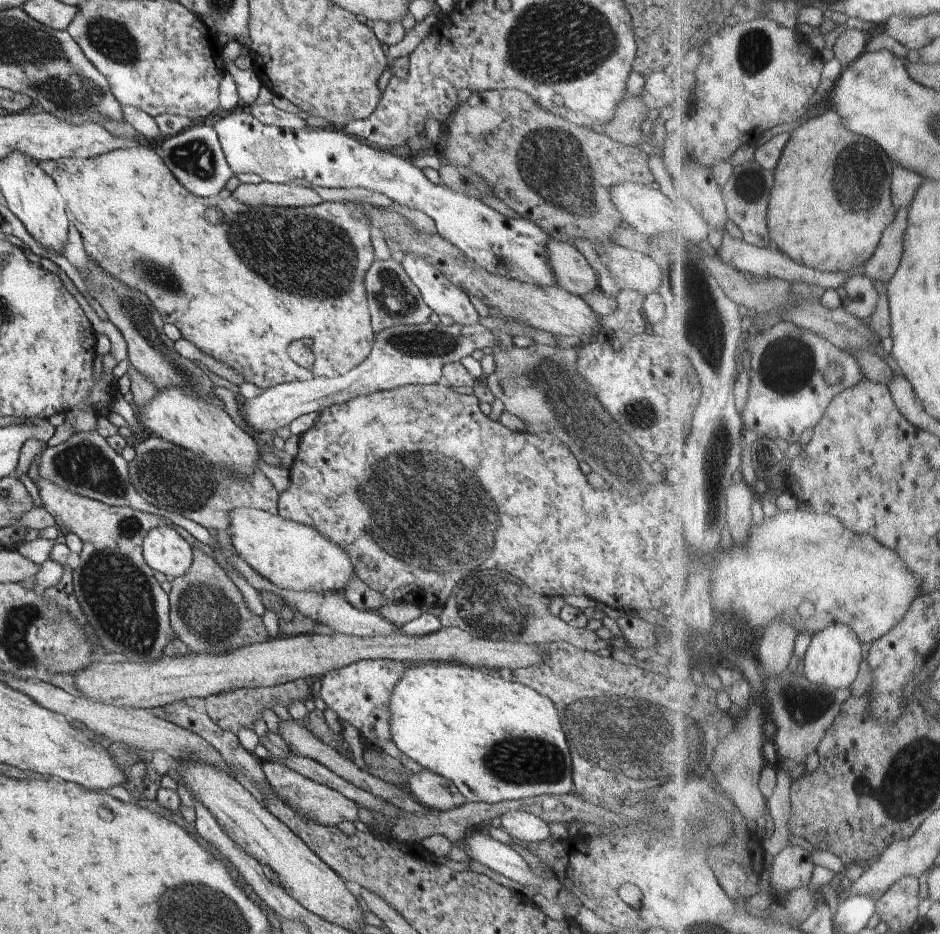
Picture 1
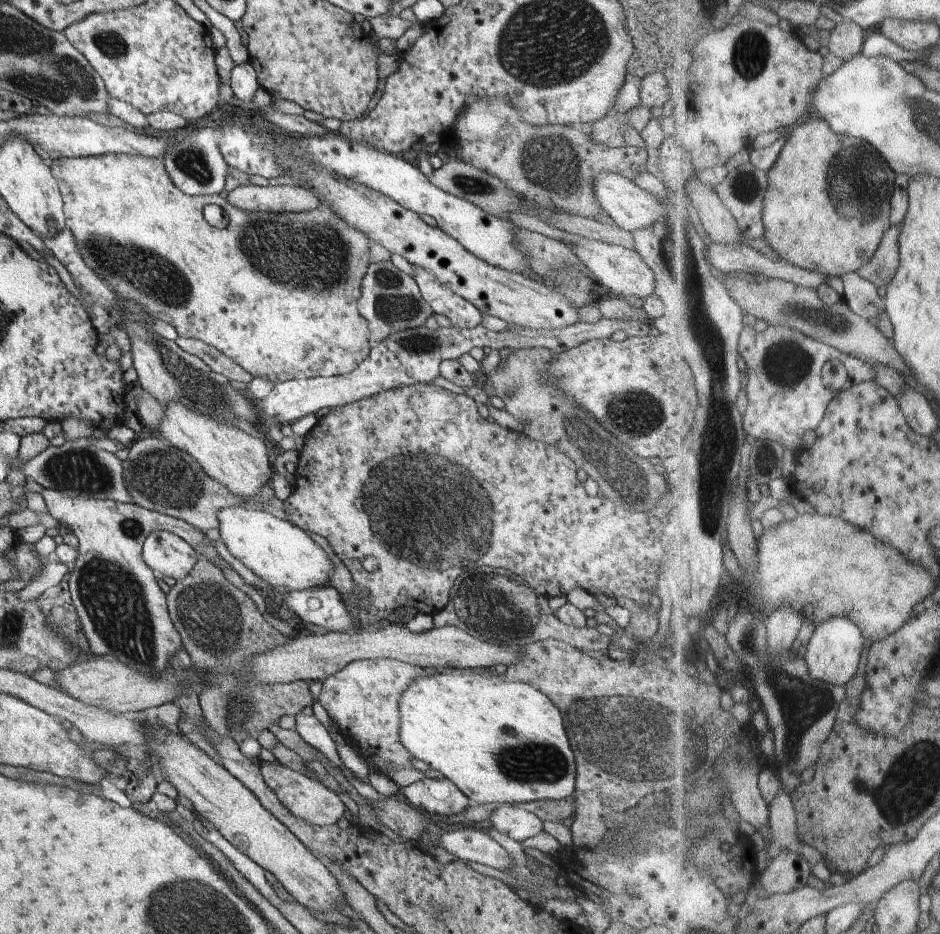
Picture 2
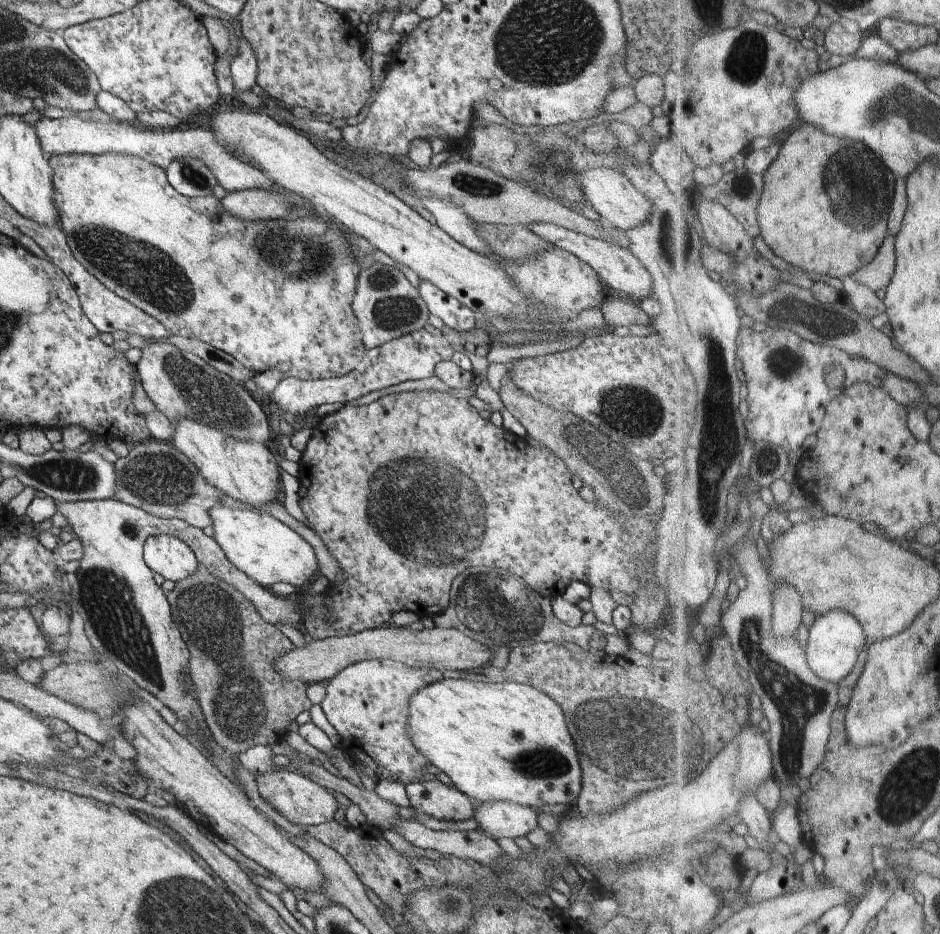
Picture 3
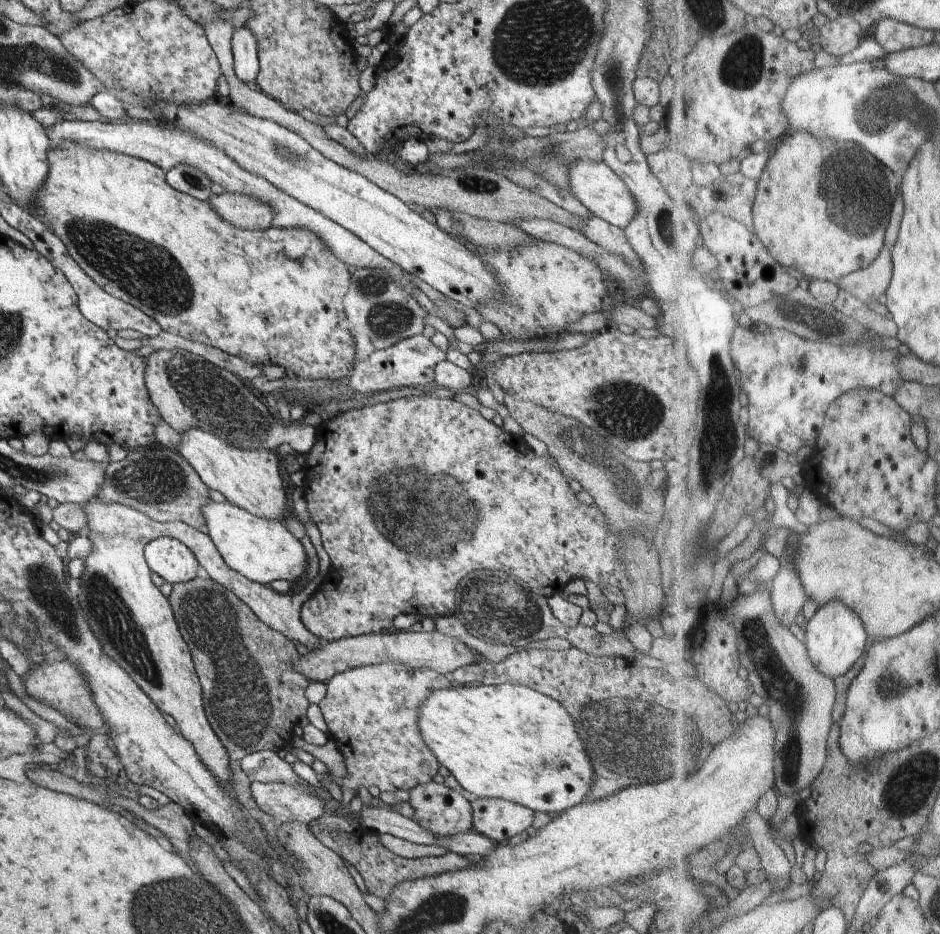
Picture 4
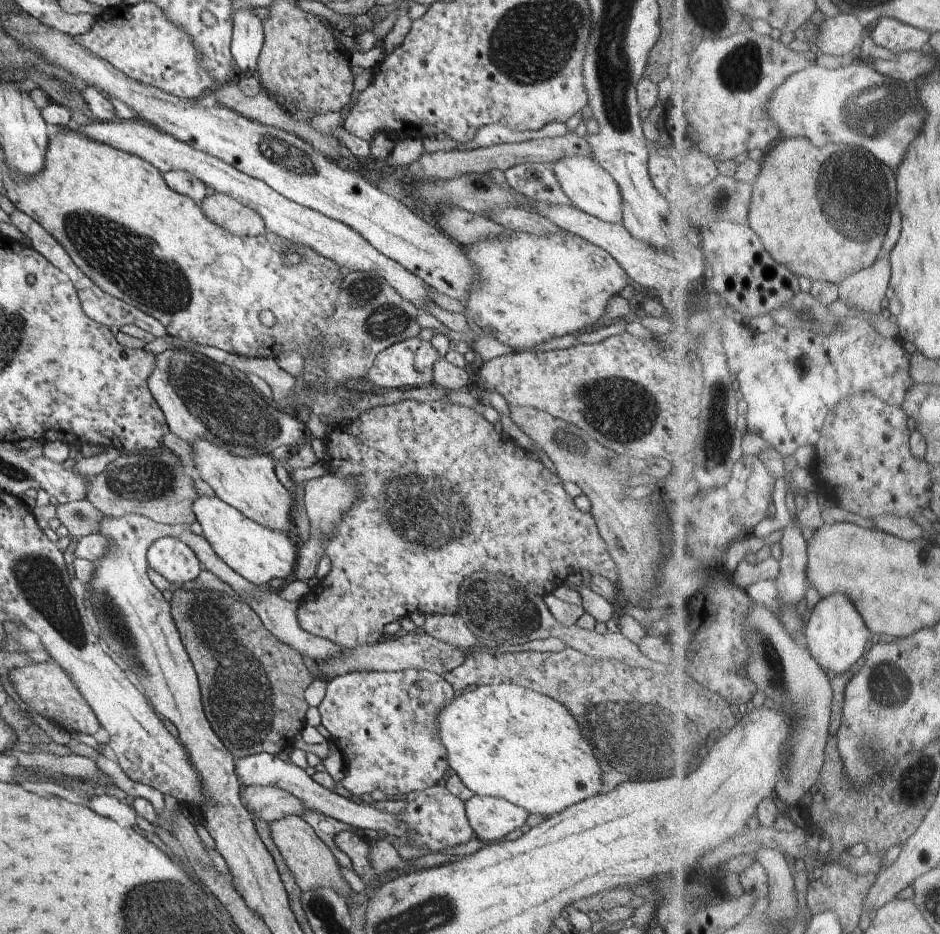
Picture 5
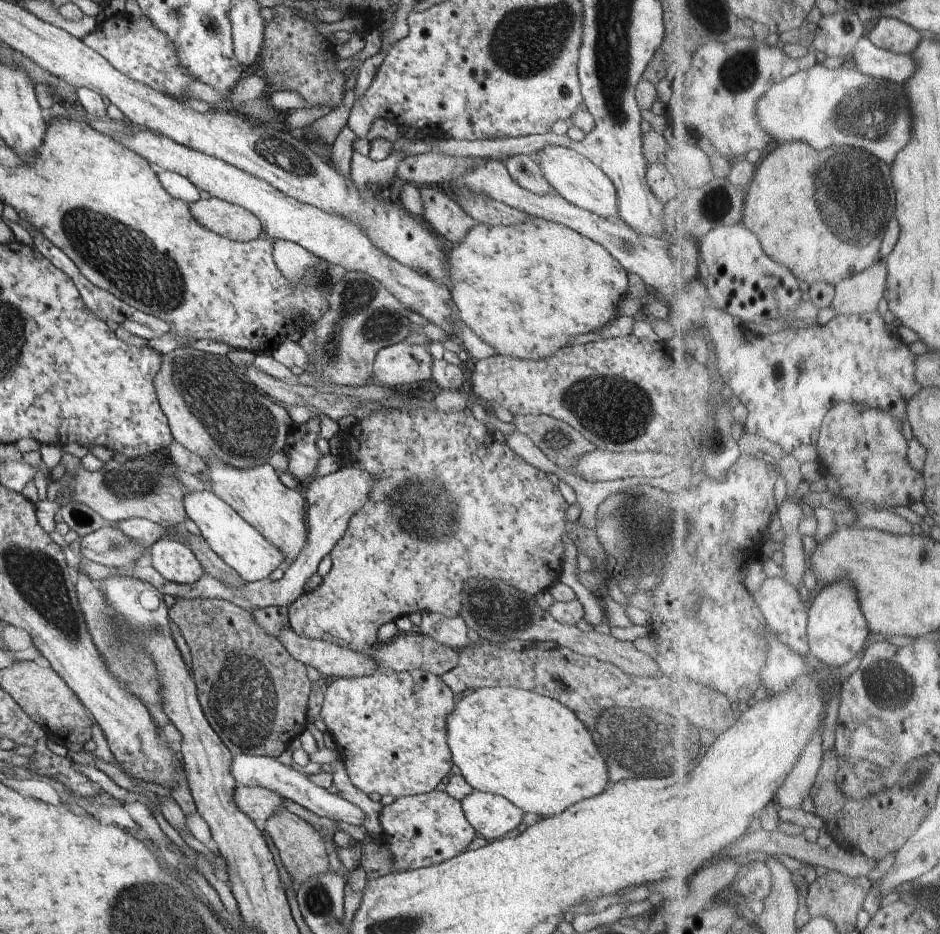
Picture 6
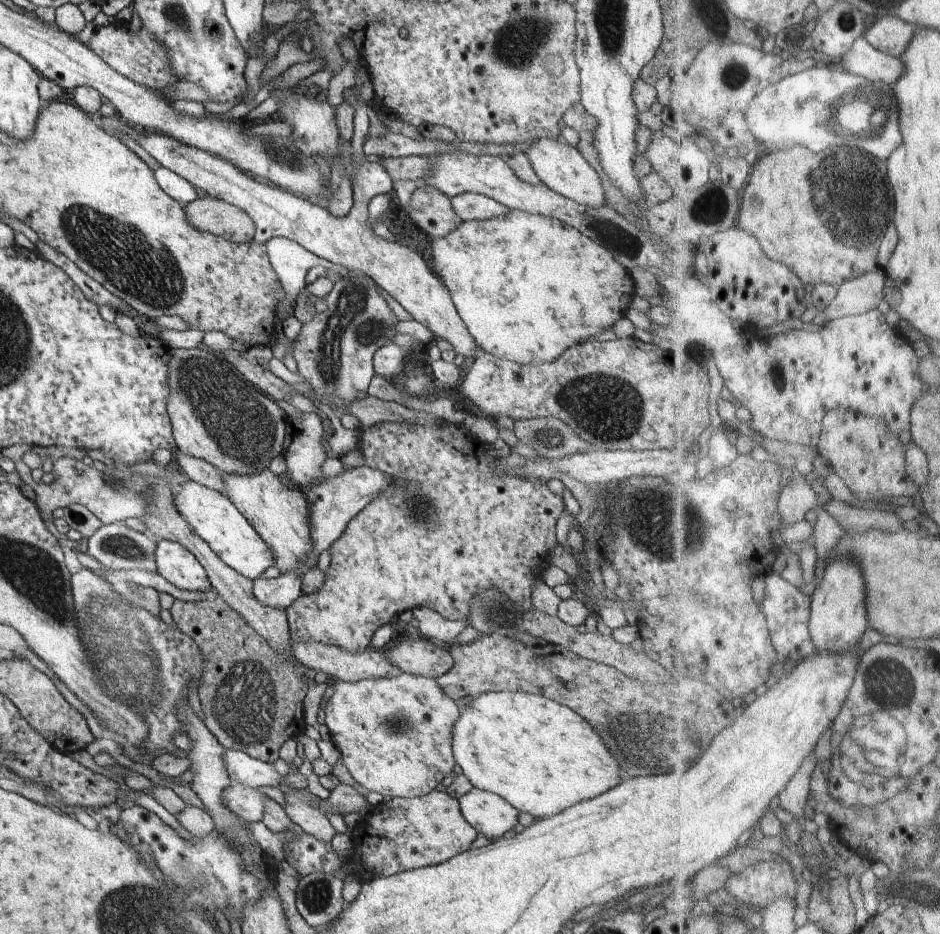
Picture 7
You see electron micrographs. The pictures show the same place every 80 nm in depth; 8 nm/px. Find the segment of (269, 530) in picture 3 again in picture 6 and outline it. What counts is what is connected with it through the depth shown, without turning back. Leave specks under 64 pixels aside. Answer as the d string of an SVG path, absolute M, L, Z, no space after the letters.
M210 488L188 491L183 496L185 513L200 529L200 536L220 558L248 583L259 581L276 568L284 566L281 550L249 525L227 502Z

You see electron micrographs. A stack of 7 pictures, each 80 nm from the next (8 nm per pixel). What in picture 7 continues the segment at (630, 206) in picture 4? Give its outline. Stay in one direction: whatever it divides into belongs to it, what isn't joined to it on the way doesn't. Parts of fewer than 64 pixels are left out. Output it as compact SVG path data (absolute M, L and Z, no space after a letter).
M544 137L535 139L524 154L528 157L536 176L547 187L584 206L596 208L606 205L605 190L599 174L576 147Z

